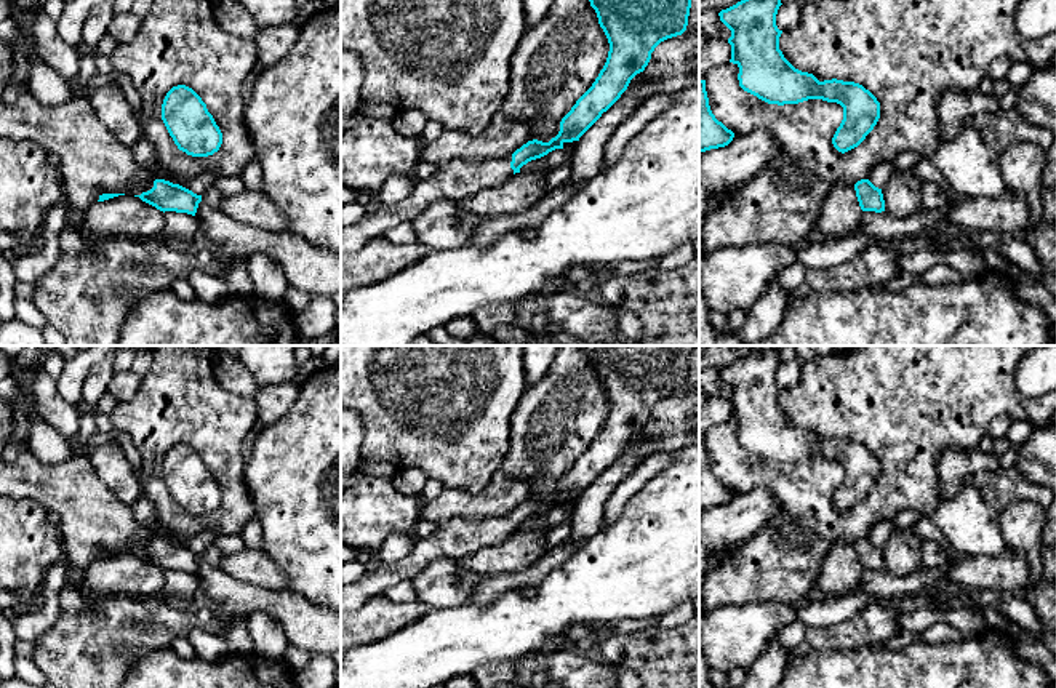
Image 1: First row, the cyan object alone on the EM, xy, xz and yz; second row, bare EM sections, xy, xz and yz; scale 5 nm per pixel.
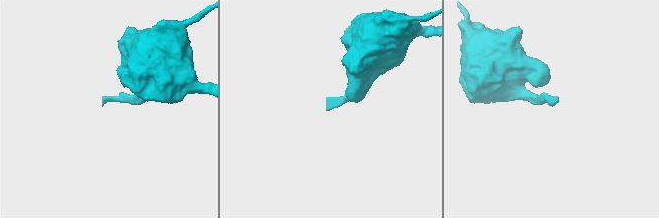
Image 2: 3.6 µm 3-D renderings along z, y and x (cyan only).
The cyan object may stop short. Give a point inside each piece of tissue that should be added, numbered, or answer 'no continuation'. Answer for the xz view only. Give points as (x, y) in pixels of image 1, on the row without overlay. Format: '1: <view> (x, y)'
1: xz (458, 538)

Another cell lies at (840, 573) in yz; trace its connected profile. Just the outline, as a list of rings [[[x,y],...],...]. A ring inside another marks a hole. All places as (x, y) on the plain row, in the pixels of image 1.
[[[834,544],[821,565],[813,597],[842,597],[850,594],[861,587],[862,573],[854,544]]]

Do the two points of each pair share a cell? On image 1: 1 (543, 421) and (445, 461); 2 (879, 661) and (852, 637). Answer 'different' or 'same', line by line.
1: different
2: different

